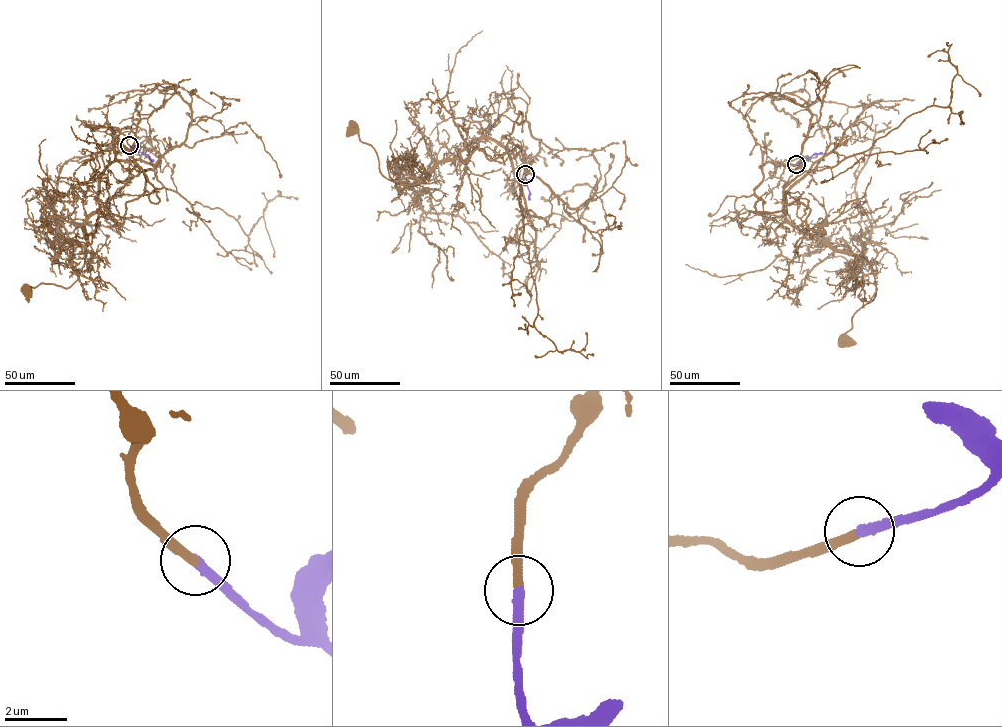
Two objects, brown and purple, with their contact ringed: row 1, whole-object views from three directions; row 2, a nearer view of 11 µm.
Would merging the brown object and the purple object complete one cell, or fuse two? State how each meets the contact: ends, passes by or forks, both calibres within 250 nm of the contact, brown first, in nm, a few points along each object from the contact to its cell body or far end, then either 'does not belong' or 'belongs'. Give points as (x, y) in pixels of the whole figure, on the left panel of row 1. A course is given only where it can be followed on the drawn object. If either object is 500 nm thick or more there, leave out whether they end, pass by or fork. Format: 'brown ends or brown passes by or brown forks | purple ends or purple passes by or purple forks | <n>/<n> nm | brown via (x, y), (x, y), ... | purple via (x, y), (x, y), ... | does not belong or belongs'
brown ends | purple ends | 300/320 nm | brown via (129, 145), (118, 134), (118, 151), (100, 178), (99, 207), (85, 222), (77, 280), (67, 288), (27, 289) | purple via (129, 145), (153, 160) | belongs

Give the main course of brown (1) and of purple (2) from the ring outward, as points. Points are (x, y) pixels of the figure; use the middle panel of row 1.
1: (525, 173), (530, 161), (518, 167), (511, 151), (484, 137), (421, 182), (399, 183), (354, 127)
2: (525, 173), (530, 199)

